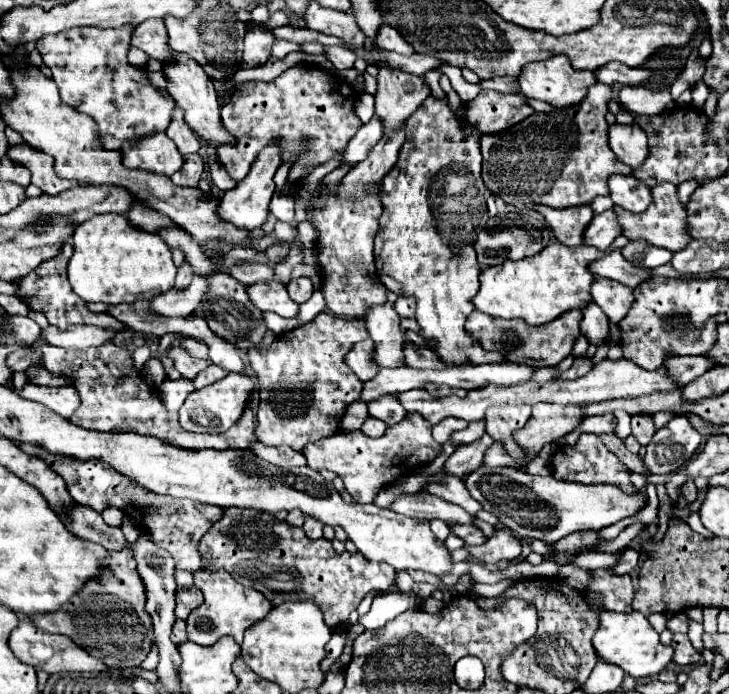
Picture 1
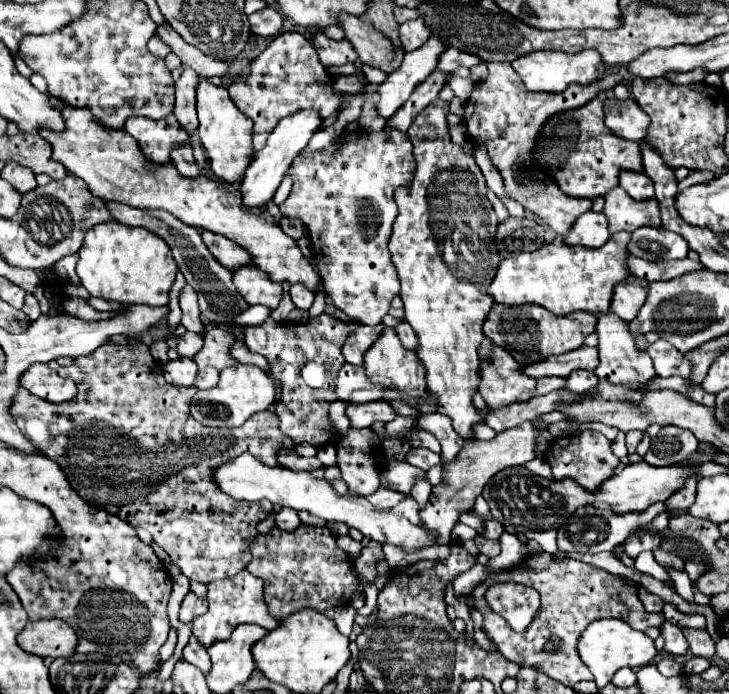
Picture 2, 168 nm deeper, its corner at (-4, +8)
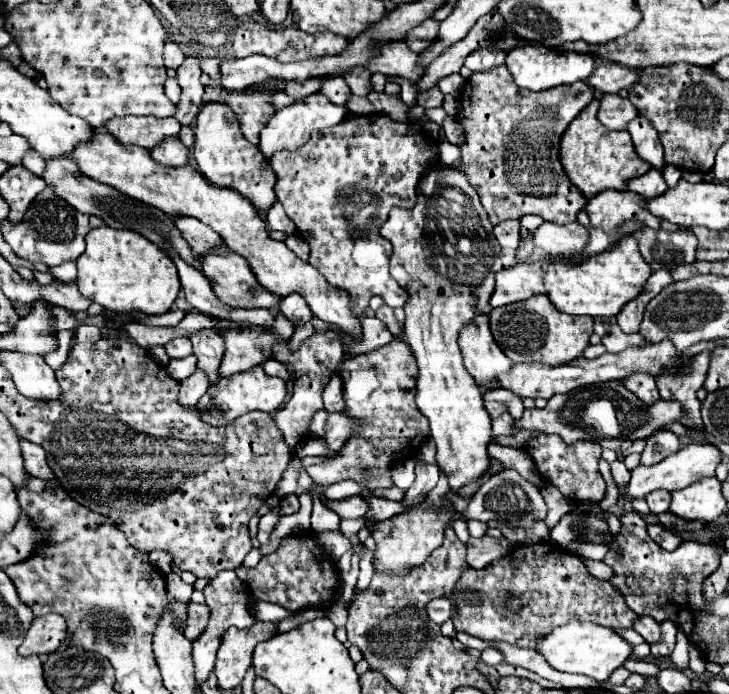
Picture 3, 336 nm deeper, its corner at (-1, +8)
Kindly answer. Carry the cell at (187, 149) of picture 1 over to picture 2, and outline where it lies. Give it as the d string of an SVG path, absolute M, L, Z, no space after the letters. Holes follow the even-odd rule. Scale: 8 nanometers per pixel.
M183 67L179 81L175 83L175 117L183 125L183 129L193 135L199 127L197 111L195 111L195 89L199 83L199 75L191 67ZM191 83L191 87L189 87ZM195 83L195 87L193 87Z

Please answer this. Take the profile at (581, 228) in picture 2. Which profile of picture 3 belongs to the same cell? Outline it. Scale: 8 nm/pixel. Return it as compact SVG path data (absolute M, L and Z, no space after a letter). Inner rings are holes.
M544 221L534 231L532 239L534 245L548 255L570 257L582 251L582 247L586 247L586 239L590 239L590 233L576 221L570 225L556 225Z

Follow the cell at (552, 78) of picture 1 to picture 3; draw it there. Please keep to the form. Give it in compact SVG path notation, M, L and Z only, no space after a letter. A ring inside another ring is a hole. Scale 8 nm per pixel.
M524 45L508 51L506 67L514 77L518 87L530 91L544 91L556 85L570 85L574 81L586 81L594 71L594 57L590 53L572 53L572 51L556 51L546 45Z

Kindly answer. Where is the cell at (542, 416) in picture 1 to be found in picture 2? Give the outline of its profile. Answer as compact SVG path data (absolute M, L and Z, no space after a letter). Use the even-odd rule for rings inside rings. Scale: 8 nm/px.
M525 421L513 429L507 429L503 433L497 433L493 441L473 441L465 443L457 457L449 461L443 469L443 481L433 487L433 495L429 503L419 511L421 523L427 531L435 533L435 543L437 545L449 545L451 543L451 531L459 521L461 513L469 513L473 509L475 499L481 495L485 483L501 469L507 467L517 467L535 457L533 447L535 447L535 435L537 431L533 429L531 421Z

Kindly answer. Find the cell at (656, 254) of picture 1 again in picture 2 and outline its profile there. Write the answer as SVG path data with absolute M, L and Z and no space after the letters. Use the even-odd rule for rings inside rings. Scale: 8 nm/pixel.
M641 227L631 233L629 253L647 261L685 259L689 253L687 241L661 227Z

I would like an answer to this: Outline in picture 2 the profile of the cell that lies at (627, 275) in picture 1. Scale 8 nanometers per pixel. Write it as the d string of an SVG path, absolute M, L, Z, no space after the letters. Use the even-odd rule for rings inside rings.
M629 255L627 263L629 263L631 275L645 279L645 281L669 281L669 279L675 279L679 275L703 269L701 261L691 261L691 259L669 261L669 263L653 263L653 261L645 261L645 259L637 259L637 257Z

